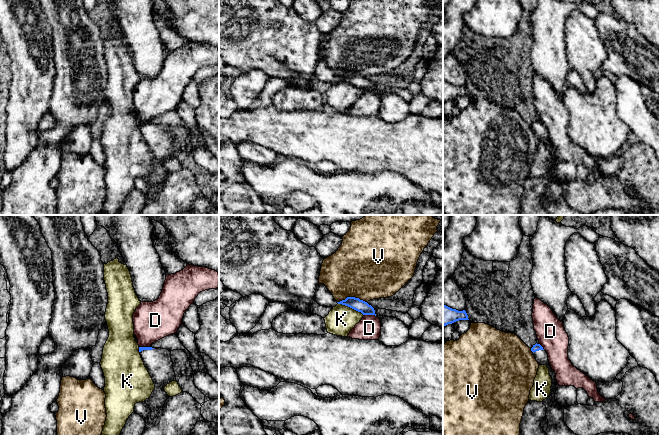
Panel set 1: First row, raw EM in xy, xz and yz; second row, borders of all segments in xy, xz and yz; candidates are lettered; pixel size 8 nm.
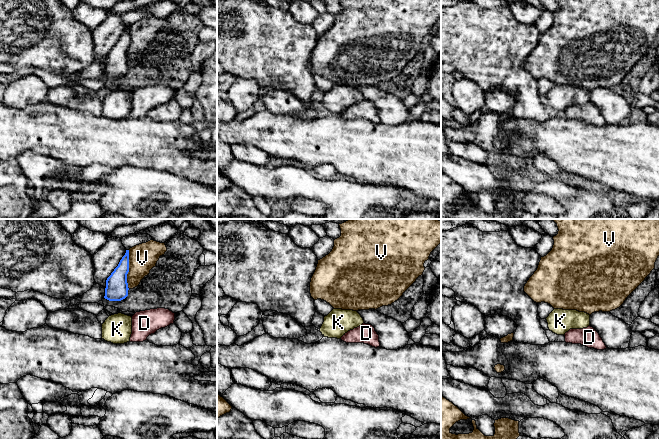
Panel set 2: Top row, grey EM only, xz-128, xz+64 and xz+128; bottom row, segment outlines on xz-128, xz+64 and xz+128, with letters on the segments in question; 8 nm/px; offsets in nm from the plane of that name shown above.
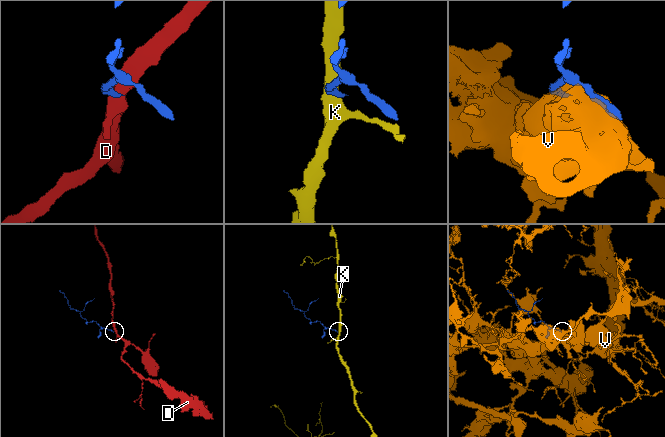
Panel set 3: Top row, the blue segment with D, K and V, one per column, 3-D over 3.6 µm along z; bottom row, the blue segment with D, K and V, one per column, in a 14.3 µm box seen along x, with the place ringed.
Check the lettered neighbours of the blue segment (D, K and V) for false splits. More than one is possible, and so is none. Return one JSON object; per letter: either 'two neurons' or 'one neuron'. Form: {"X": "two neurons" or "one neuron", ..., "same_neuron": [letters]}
{"D": "two neurons", "K": "two neurons", "V": "two neurons", "same_neuron": []}

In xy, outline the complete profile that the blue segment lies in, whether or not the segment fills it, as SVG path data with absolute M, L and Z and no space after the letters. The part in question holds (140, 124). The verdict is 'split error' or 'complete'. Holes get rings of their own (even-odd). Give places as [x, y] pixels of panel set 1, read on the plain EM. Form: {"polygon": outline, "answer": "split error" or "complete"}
{"polygon": "M139 123L139 128L155 160L151 172L144 177L151 186L151 195L154 196L170 173L164 167L164 163L176 156L171 128L167 125L152 123Z", "answer": "split error"}

